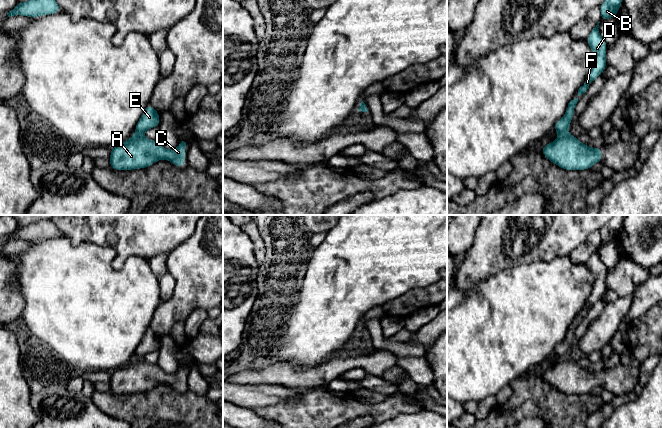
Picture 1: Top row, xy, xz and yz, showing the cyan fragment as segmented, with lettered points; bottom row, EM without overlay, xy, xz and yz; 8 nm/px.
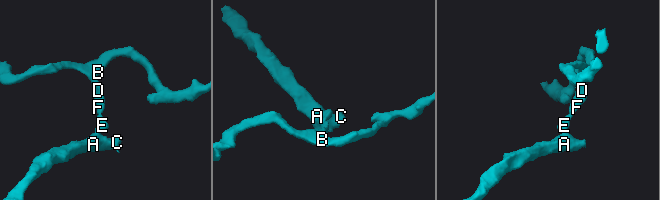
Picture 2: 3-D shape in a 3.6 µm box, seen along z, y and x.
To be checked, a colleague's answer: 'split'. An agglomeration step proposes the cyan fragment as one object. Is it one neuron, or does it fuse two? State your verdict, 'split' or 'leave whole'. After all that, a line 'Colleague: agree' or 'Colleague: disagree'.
split
Colleague: agree

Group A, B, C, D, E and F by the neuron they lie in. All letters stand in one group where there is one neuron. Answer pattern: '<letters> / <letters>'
A C / B D E F

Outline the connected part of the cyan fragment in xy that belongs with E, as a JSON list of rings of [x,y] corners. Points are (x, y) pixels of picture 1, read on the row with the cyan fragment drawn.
[[[148,104],[135,126],[136,134],[142,134],[150,128],[159,127],[160,123],[158,111],[151,104]]]

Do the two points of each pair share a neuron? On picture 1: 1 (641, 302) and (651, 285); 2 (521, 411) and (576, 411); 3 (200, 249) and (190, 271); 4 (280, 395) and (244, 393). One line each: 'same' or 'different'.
1: same
2: different
3: same
4: same

